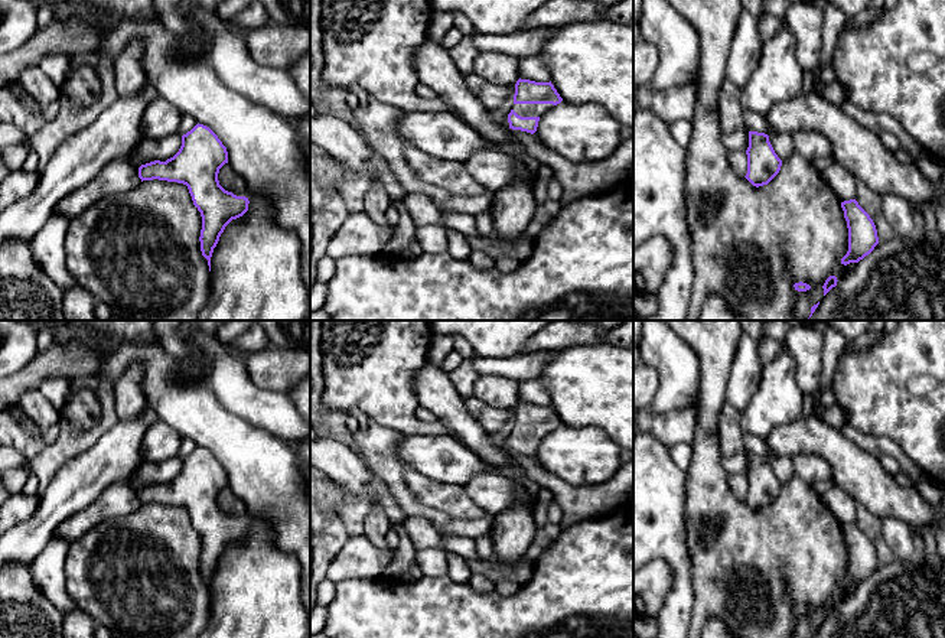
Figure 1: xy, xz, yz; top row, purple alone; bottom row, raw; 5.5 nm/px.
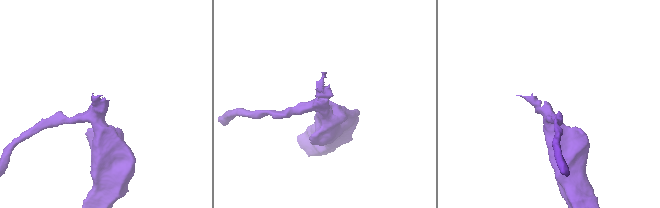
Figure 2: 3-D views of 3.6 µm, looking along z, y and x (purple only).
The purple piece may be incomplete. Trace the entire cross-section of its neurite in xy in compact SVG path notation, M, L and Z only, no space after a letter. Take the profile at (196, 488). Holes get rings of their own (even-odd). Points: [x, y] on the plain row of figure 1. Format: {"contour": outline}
{"contour": "M196 447L190 455L182 459L179 475L166 485L154 484L139 491L139 501L143 504L167 504L188 510L193 528L202 540L201 574L208 583L211 595L211 580L225 550L248 534L248 521L237 520L225 514L218 504L219 492L228 486L228 475L218 459L206 449Z"}

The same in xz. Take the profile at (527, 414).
{"contour": "M519 401L515 407L512 433L508 437L509 452L534 458L540 440L561 424L551 404L535 406Z"}

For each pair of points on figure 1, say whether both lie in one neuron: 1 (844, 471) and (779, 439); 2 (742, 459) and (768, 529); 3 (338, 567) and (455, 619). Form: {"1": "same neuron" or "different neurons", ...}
{"1": "same neuron", "2": "different neurons", "3": "different neurons"}

